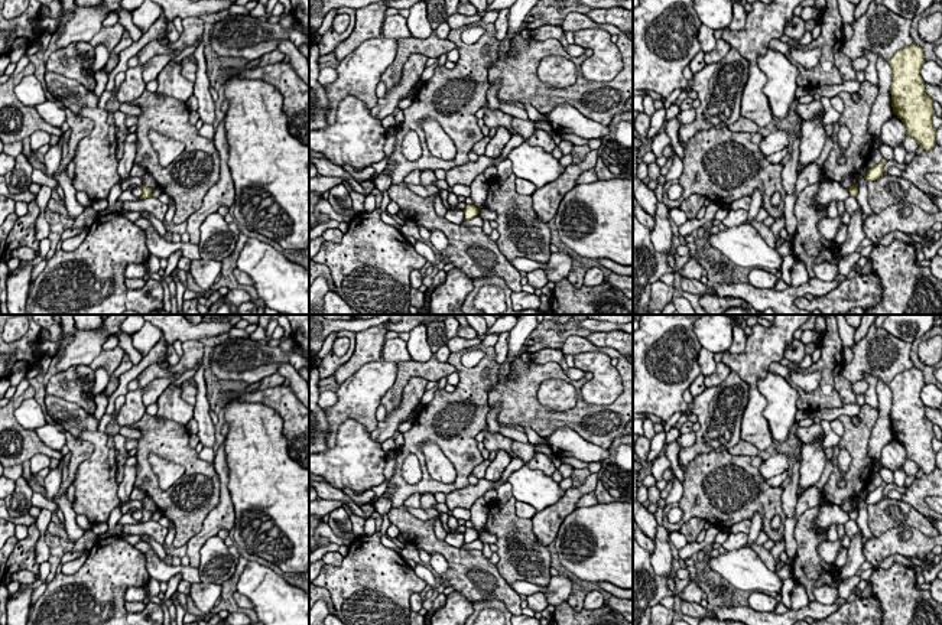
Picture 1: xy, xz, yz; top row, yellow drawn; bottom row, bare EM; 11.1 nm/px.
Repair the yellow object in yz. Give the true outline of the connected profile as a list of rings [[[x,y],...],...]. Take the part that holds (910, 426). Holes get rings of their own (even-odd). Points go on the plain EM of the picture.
[[[915,365],[897,374],[889,384],[891,391],[891,430],[893,436],[906,450],[907,460],[917,465],[919,471],[925,475],[936,469],[936,452],[932,447],[933,424],[925,413],[925,404],[920,400],[922,388],[926,385],[923,372]]]

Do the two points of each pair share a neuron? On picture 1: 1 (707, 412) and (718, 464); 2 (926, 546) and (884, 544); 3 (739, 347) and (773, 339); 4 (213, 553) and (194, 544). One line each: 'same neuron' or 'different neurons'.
1: different neurons
2: same neuron
3: different neurons
4: different neurons

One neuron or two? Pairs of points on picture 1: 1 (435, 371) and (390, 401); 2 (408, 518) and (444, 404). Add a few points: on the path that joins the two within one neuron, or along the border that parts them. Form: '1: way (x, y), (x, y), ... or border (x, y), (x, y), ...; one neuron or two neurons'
1: way (422, 371), (411, 371), (398, 389); one neuron
2: border (403, 504), (392, 508); two neurons

